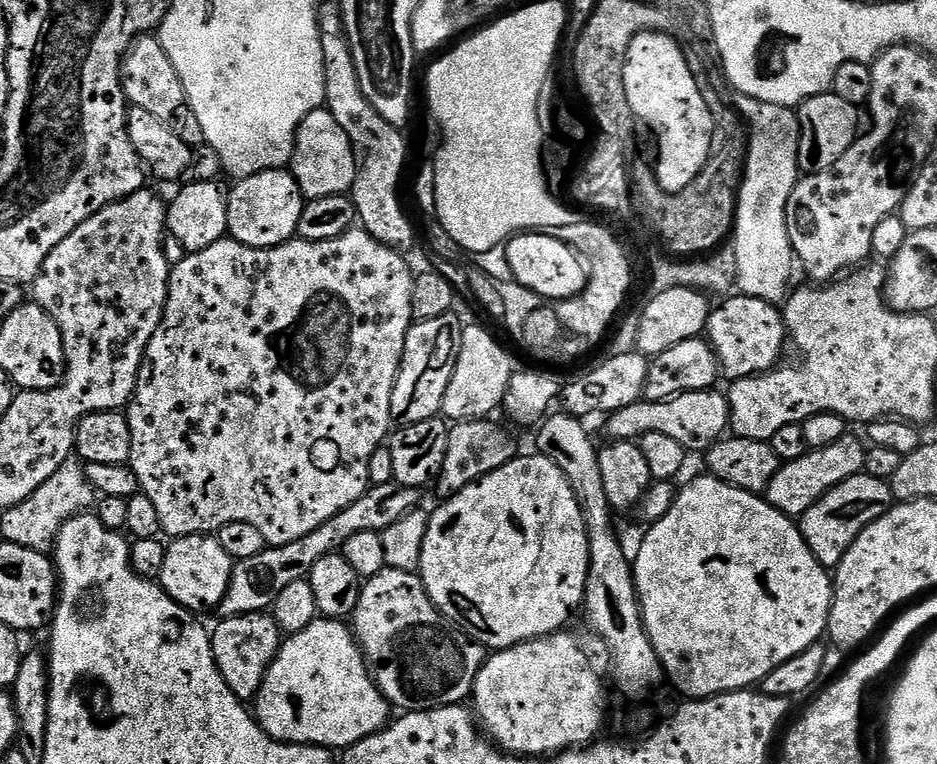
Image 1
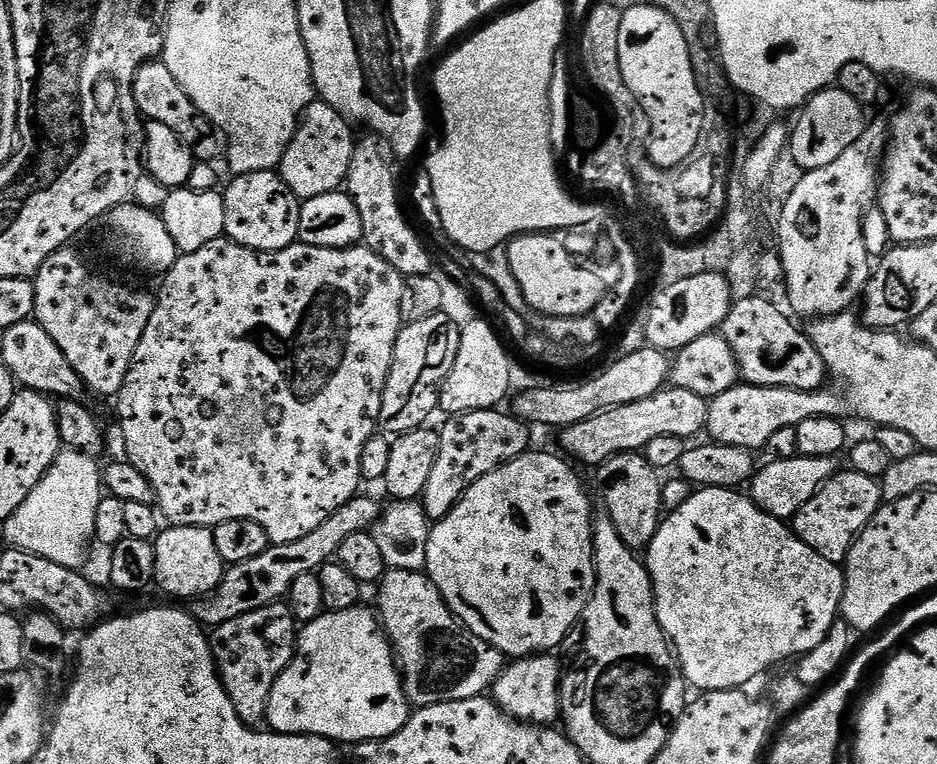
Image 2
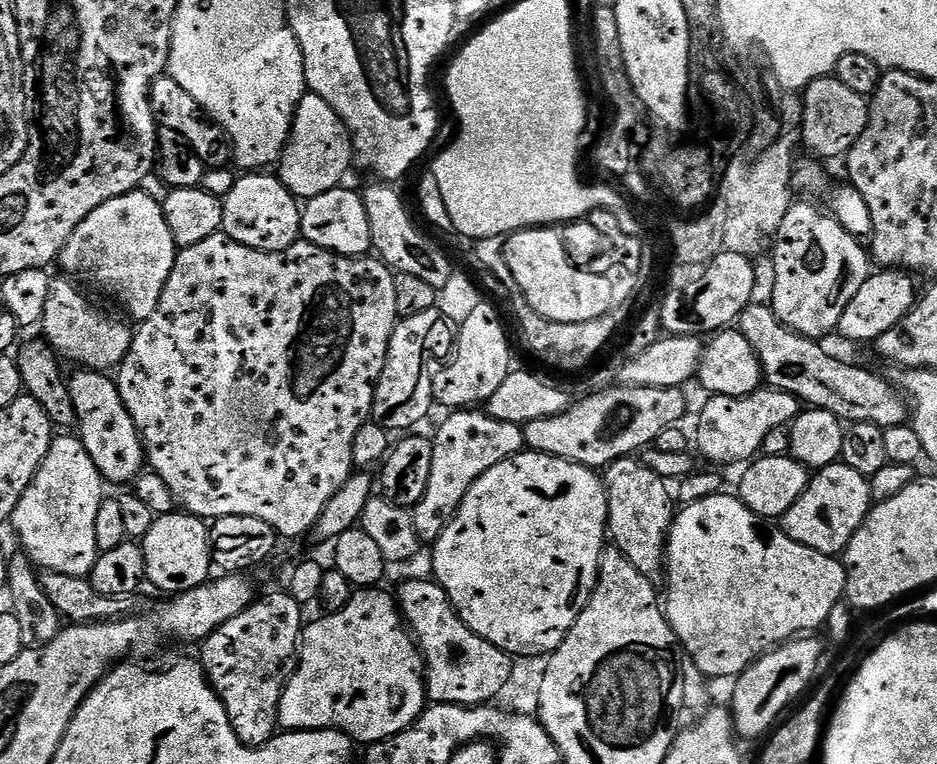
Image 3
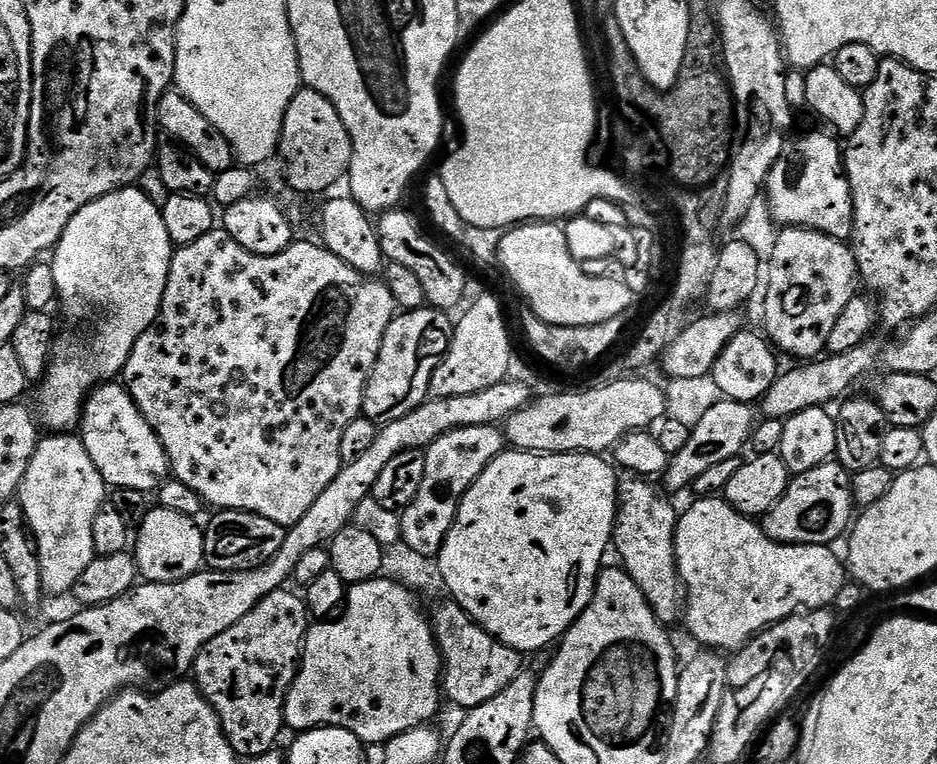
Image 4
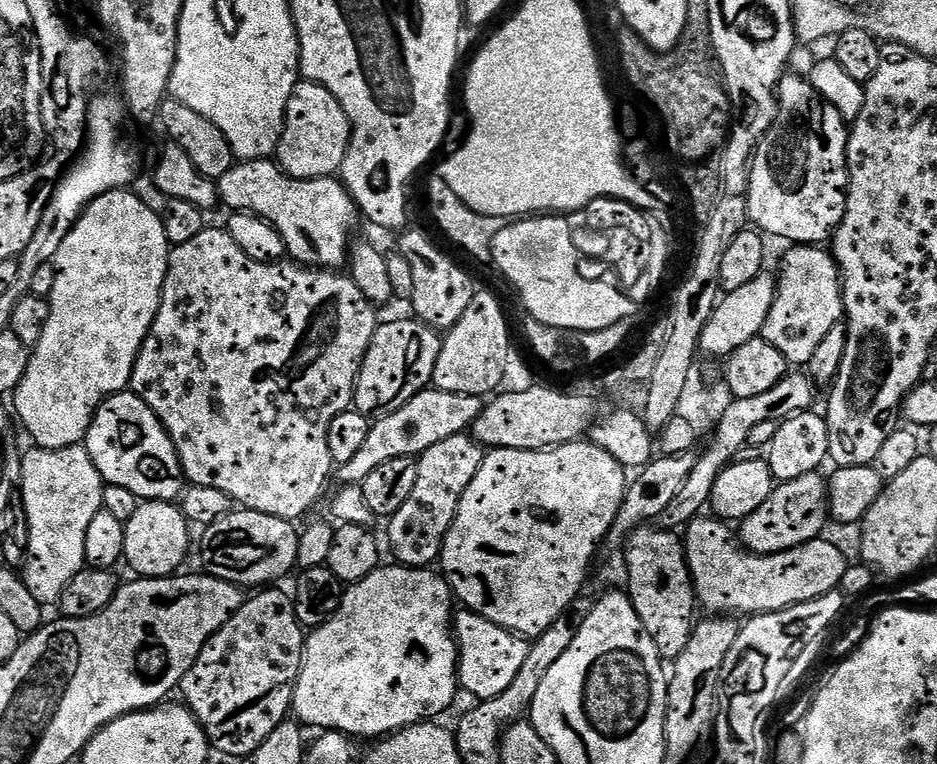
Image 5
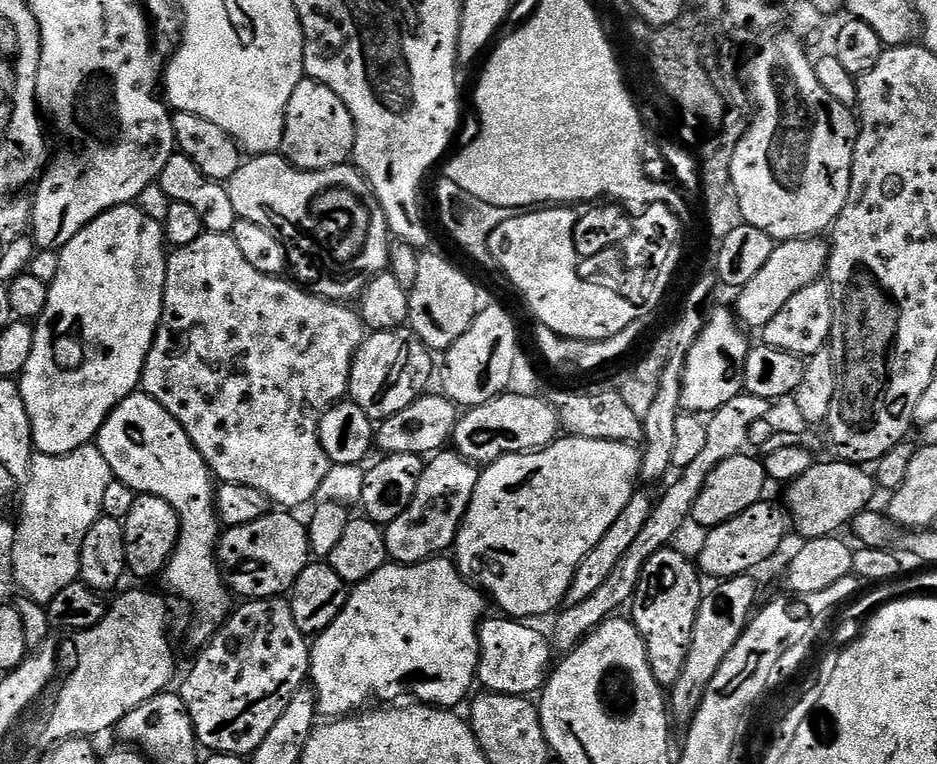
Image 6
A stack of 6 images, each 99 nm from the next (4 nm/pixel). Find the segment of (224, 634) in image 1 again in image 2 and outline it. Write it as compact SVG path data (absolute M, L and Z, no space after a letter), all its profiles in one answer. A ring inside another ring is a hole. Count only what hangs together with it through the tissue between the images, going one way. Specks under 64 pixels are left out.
M277 602L250 610L250 614L242 614L242 618L230 618L222 626L211 633L212 656L216 660L216 671L224 683L230 702L234 702L234 710L238 718L249 726L260 726L268 715L270 692L274 690L274 682L286 670L296 652L298 621L287 603Z

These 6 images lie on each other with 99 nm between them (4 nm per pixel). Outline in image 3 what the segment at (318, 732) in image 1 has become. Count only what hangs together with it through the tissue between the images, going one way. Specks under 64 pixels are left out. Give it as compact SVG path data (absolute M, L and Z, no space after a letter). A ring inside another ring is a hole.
M383 587L365 588L353 591L350 602L340 612L321 615L321 620L316 620L303 629L302 639L298 649L298 663L296 671L288 679L284 693L280 699L279 727L284 730L315 730L318 728L335 728L337 732L345 732L353 741L364 743L364 746L377 744L379 740L390 740L408 727L420 717L426 707L426 685L424 683L424 661L420 655L420 649L398 607L397 601L388 592L383 592Z

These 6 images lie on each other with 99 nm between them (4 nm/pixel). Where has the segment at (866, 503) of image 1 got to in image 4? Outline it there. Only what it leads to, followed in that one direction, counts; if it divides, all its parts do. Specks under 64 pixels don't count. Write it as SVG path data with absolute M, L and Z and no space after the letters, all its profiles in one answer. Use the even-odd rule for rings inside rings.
M829 462L814 466L814 470L797 472L788 481L786 494L774 502L774 506L762 518L762 527L766 535L779 544L826 544L835 545L835 540L849 531L854 520L854 501L852 498L852 476L839 462Z

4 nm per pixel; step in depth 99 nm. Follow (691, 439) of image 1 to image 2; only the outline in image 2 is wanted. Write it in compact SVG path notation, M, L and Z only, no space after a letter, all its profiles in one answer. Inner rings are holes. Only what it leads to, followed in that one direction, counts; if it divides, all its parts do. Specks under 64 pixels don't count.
M665 386L660 391L655 392L650 398L642 398L642 402L630 402L626 406L614 406L604 412L599 412L590 418L586 418L582 422L572 424L569 428L563 429L559 436L561 446L569 452L567 455L573 461L581 460L584 464L599 466L612 456L617 456L623 452L640 452L650 442L650 438L658 438L662 434L691 438L691 436L698 435L699 432L703 433L707 427L708 400L705 397L694 394L690 390Z

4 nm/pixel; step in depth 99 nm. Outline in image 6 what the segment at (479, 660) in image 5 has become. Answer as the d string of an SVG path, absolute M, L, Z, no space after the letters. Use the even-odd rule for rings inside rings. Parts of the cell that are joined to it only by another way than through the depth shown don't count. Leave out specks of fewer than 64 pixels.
M499 618L500 620L485 619L480 625L480 665L476 671L479 683L489 692L501 692L507 696L531 697L543 689L553 667L554 649L549 637L544 636L536 628L528 628L527 623L515 618Z

